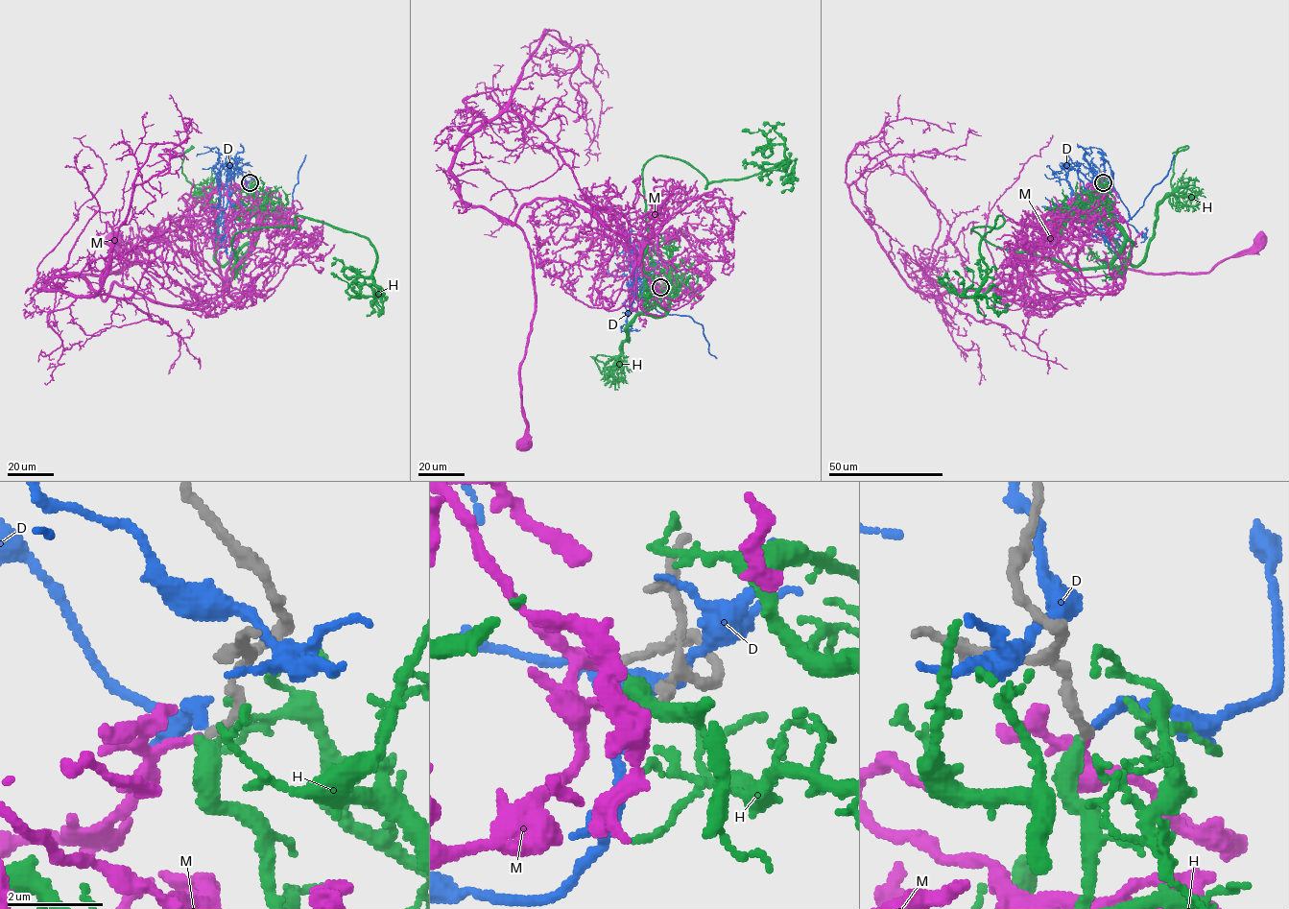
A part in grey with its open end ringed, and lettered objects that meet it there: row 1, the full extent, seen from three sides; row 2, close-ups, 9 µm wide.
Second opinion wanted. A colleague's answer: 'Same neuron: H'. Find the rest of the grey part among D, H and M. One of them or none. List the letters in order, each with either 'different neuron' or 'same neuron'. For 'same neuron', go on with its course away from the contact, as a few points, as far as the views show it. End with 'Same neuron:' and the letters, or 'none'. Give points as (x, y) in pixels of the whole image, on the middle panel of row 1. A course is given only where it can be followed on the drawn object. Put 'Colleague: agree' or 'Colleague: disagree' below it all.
D: different neuron
H: different neuron
M: same neuron; course (660, 287), (652, 315), (640, 245), (565, 199), (496, 214), (532, 266), (524, 442)
Same neuron: M
Colleague: disagree

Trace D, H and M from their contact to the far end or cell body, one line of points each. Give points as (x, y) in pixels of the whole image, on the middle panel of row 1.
D: (660, 287), (656, 296), (644, 298), (643, 271), (640, 260), (634, 259), (626, 326), (632, 330), (635, 328)
H: (660, 286), (667, 308), (644, 277), (643, 166), (680, 158), (705, 188), (785, 171), (782, 144), (751, 155)
M: (660, 287), (652, 315), (640, 245), (565, 199), (496, 214), (532, 266), (524, 442)

